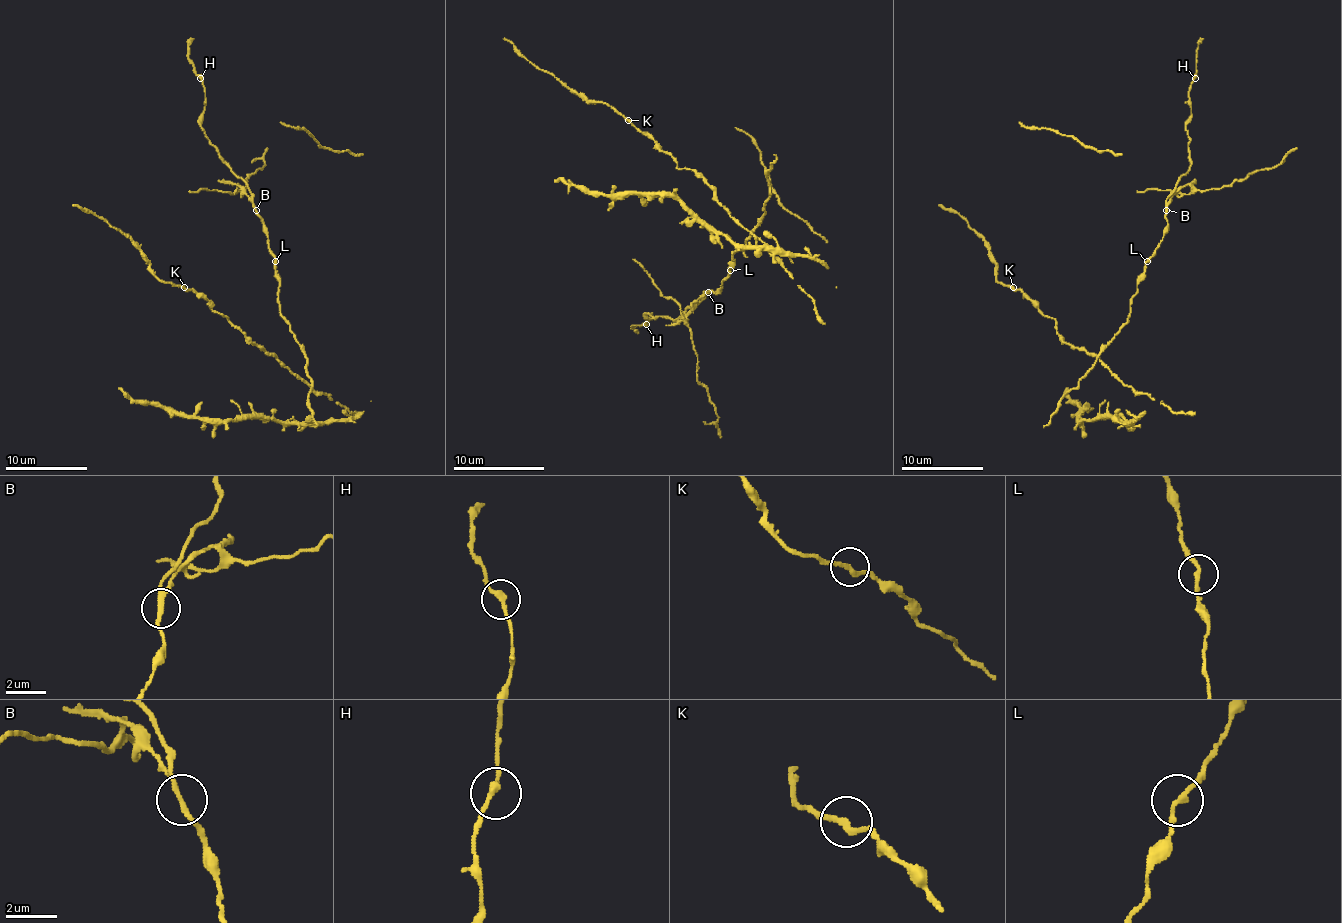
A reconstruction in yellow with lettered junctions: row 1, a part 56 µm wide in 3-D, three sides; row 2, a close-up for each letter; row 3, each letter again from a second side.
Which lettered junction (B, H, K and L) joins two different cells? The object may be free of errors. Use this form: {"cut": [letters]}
{"cut": ["B"]}

